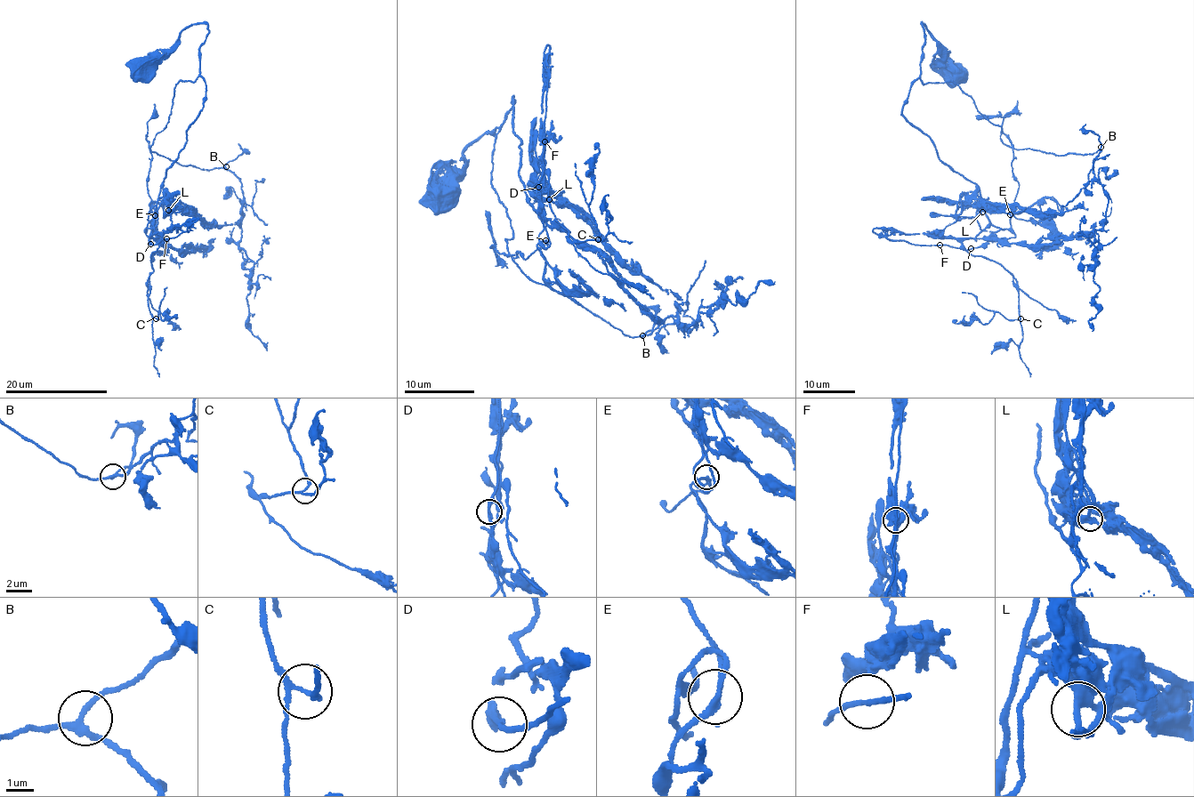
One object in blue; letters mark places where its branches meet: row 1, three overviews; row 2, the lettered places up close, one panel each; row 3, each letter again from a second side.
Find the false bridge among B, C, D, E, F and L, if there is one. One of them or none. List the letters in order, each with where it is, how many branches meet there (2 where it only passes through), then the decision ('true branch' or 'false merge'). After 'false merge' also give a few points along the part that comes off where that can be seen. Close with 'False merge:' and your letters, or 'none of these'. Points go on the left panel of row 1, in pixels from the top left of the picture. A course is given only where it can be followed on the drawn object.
B: place (226, 166); branches 3; true branch
C: place (156, 318); branches 3; true branch
D: place (150, 244); branches 2; true branch
E: place (155, 215); branches 3; true branch
F: place (166, 238); branches 2; true branch
L: place (168, 210); branches 3; true branch
False merge: none of these

